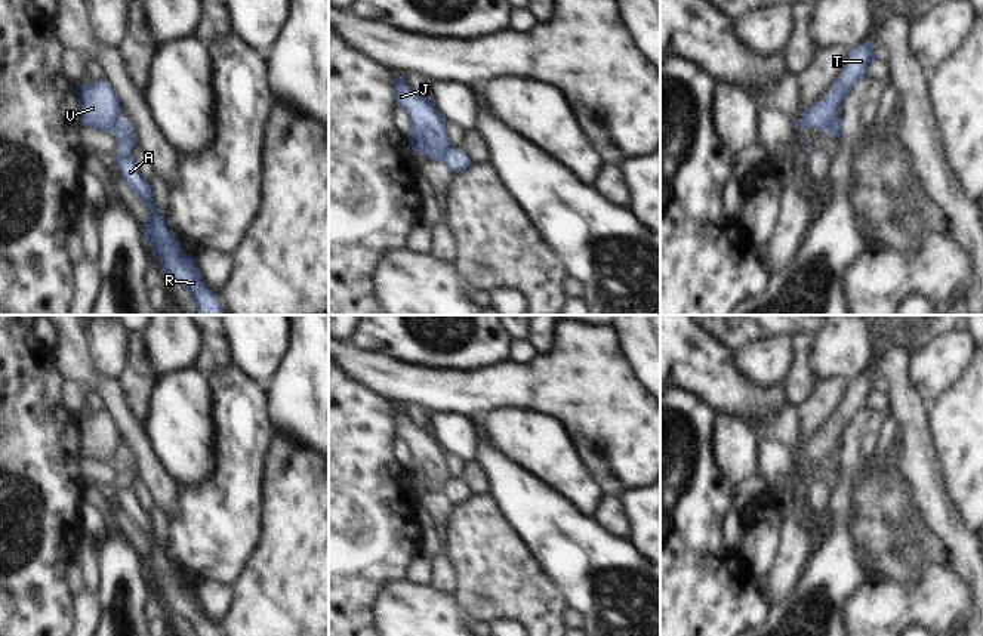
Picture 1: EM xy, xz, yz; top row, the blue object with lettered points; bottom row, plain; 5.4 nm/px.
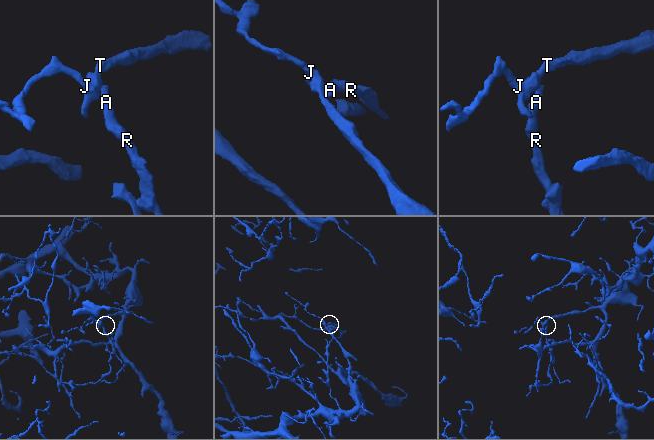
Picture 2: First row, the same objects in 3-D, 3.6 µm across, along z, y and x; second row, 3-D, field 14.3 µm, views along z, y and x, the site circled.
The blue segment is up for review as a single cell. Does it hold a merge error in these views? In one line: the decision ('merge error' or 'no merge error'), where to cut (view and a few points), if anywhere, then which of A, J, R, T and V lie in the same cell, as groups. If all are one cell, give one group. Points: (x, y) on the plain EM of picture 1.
merge error; cut yz (835, 450), (828, 456), (826, 463); groups A R / J T V

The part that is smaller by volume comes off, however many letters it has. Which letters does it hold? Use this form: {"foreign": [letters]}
{"foreign": ["A", "R"]}

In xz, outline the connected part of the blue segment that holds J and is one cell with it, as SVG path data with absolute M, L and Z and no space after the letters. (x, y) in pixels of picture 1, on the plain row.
M397 407L394 414L394 435L410 450L407 472L413 485L440 493L443 484L450 476L446 466L446 451L435 442L429 430L415 426L404 410Z

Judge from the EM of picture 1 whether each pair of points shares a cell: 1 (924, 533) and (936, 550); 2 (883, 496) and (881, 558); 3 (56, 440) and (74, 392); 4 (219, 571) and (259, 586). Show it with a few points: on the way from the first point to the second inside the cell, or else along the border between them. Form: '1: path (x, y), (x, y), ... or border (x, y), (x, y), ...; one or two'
1: path (926, 537), (931, 546); one
2: path (881, 511), (881, 543); one
3: border (61, 380), (61, 404), (68, 413), (76, 416); two
4: border (253, 546), (239, 574), (228, 584); two

